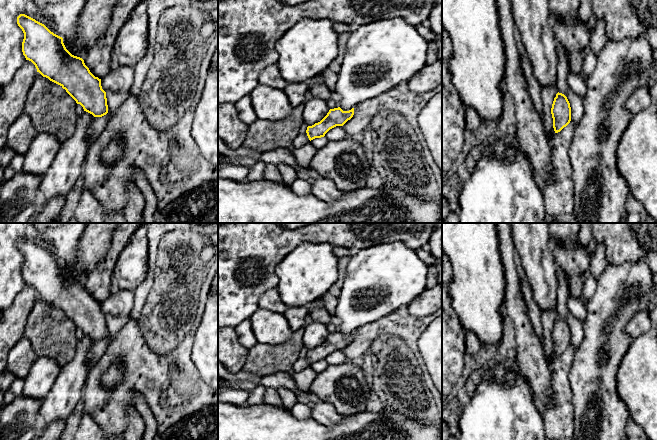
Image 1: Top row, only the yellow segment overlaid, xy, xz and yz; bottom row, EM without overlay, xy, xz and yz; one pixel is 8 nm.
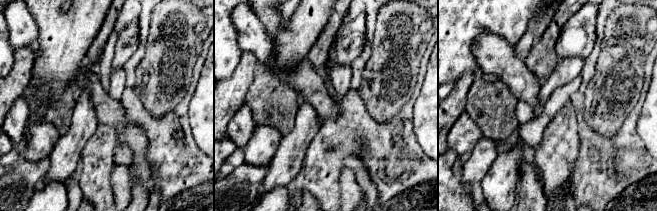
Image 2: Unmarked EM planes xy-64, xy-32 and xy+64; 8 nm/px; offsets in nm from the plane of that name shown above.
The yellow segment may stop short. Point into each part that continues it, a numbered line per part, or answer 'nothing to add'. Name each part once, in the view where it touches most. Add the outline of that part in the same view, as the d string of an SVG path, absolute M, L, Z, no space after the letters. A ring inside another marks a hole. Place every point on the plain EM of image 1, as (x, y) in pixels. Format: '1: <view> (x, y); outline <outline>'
nothing to add

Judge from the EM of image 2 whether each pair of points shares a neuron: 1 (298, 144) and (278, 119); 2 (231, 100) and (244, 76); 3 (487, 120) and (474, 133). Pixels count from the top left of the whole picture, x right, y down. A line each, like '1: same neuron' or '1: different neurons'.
1: different neurons
2: same neuron
3: different neurons

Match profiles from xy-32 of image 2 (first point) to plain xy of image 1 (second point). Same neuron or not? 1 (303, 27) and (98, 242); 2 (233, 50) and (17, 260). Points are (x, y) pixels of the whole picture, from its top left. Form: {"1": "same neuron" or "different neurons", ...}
{"1": "same neuron", "2": "same neuron"}

